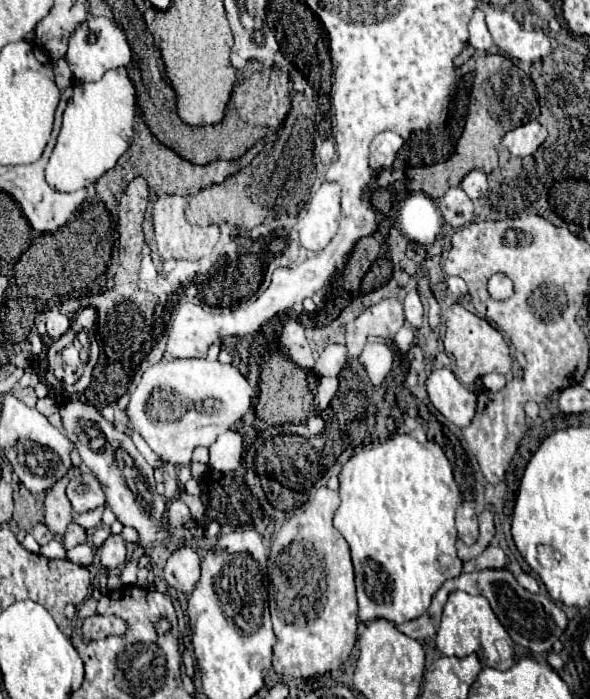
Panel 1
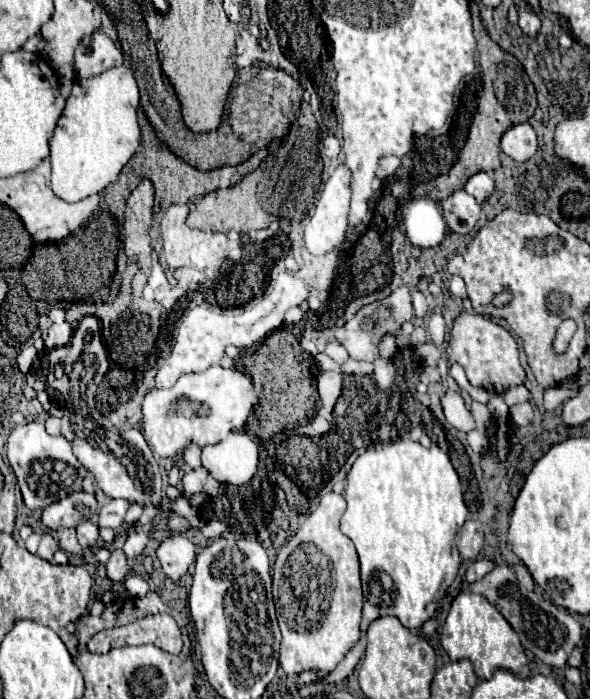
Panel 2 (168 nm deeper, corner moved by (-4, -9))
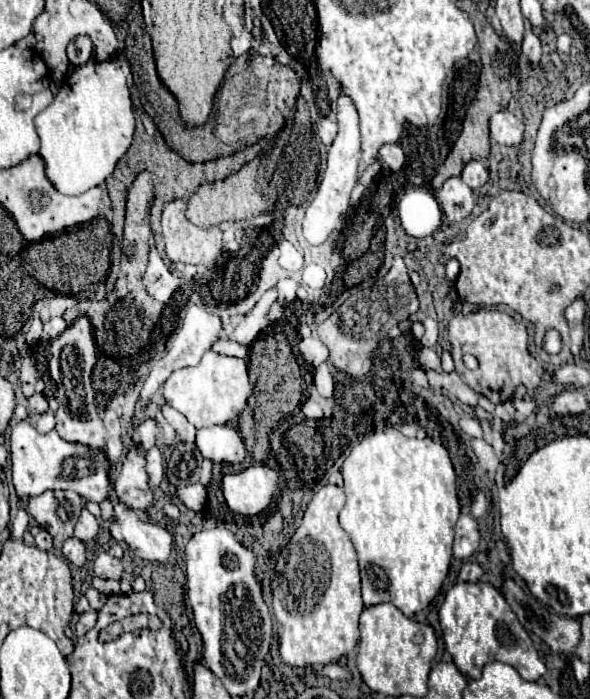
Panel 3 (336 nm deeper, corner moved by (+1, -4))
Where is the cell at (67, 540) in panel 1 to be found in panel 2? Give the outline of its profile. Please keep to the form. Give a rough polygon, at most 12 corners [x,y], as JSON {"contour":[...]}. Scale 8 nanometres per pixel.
{"contour":[[93,522],[77,526],[77,538],[85,550],[95,548],[99,528]]}

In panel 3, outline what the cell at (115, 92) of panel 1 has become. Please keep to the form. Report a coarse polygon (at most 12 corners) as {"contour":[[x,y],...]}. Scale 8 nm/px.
{"contour":[[124,59],[74,69],[34,119],[46,177],[82,195],[134,137]]}

